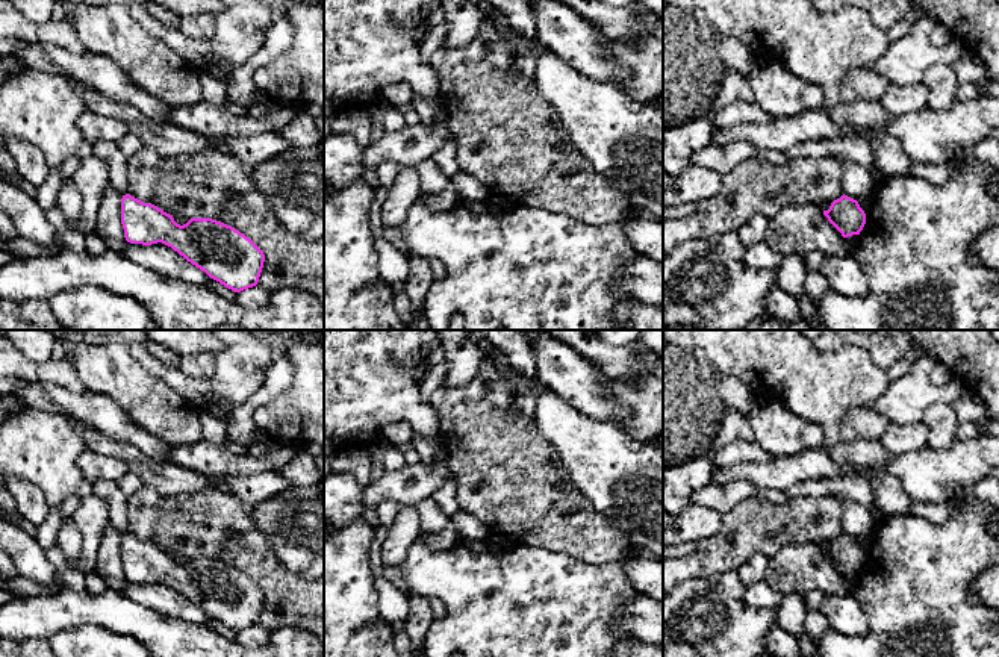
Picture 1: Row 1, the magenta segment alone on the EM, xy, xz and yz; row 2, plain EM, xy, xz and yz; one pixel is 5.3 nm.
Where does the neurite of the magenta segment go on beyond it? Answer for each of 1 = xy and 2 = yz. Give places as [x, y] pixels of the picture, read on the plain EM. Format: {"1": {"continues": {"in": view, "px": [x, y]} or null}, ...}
{"1": {"continues": null}, "2": {"continues": null}}

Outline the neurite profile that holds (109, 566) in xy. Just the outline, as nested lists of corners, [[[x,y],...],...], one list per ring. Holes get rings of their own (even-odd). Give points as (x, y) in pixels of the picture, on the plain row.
[[[109,524],[103,533],[97,550],[95,574],[103,578],[107,589],[120,590],[126,584],[124,568],[121,563],[123,534]]]

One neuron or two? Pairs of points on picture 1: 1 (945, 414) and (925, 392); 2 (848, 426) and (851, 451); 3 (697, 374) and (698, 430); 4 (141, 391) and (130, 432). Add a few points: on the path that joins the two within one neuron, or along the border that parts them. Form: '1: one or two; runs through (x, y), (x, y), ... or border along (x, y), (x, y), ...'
1: two; border along (949, 403), (933, 403), (921, 421)
2: two; border along (878, 439), (842, 441)
3: one; runs through (697, 388), (697, 417)
4: two; border along (108, 397), (135, 424), (162, 442)

